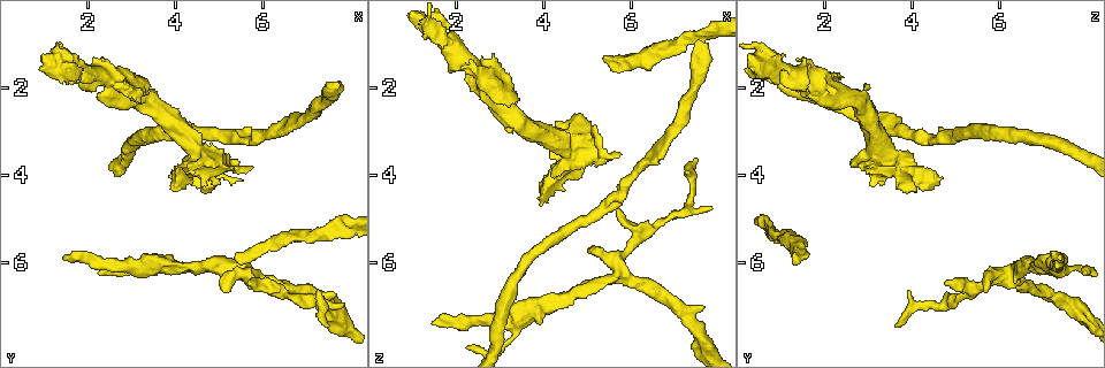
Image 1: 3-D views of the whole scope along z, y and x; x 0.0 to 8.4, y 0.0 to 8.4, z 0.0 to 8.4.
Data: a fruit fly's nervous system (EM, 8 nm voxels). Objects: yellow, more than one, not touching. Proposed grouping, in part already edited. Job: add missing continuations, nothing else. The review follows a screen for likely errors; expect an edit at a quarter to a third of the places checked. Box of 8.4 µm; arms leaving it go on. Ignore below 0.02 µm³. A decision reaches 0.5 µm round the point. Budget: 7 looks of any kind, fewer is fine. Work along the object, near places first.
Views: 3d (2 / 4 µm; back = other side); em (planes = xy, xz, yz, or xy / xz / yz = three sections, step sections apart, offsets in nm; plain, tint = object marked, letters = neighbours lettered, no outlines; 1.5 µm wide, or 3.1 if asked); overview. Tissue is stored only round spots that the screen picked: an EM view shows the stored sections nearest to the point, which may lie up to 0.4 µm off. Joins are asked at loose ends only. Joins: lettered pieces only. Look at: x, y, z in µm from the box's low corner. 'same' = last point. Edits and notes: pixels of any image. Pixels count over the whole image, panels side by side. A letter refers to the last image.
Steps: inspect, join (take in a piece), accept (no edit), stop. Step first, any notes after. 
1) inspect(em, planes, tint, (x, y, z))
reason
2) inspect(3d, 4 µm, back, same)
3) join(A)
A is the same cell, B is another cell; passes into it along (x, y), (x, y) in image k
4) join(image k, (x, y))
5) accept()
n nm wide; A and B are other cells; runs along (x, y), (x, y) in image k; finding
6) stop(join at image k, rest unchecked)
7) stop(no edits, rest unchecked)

inspect(em, planes, letters, (7.50, 1.90, 0.95))
branch stops here

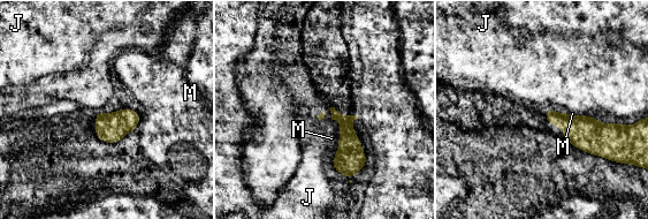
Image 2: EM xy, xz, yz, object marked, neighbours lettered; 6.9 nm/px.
accept()
J and M are other cells; border along (335, 119), (340, 130), (332, 163) in image 2; no lettered piece goes on from it

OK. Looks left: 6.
inspect(em, xz, step 8, letters, (5.40, 5.75, 1.40))
free end

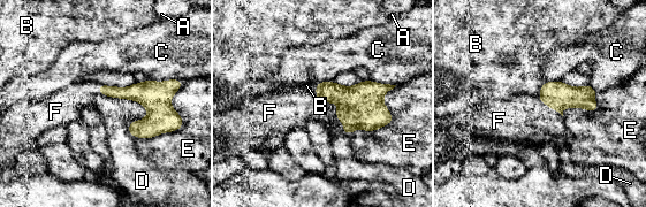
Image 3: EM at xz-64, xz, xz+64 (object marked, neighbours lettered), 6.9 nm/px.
inspect(em, yz, step 4, letters, same)
cut it another way

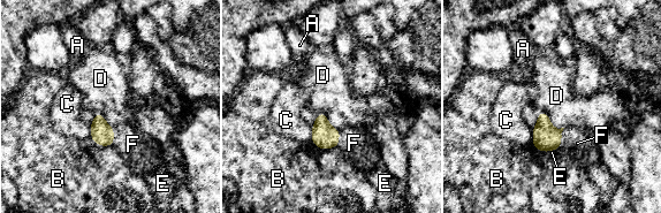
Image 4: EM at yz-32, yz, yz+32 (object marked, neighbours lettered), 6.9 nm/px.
join(image 4, (354, 143))
D touches over 220 nm; F is the same cell, A, B, C, D and E are other cells; it goes on there

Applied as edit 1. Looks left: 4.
inspect(overview)
redraw

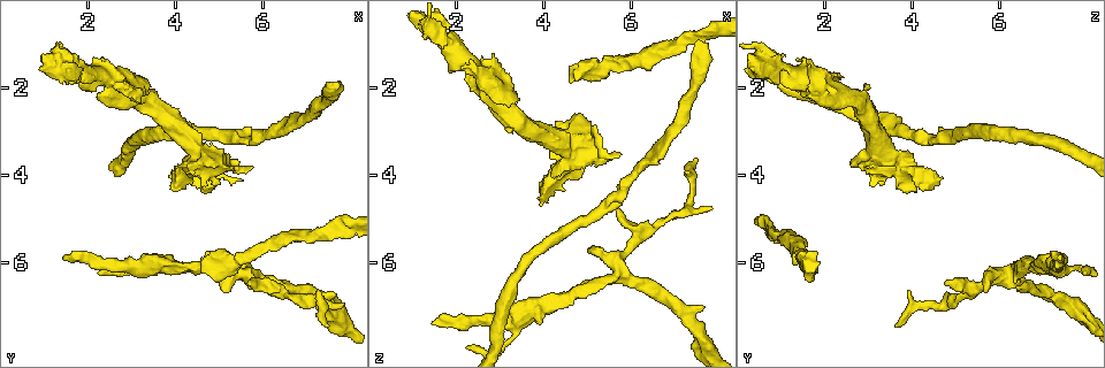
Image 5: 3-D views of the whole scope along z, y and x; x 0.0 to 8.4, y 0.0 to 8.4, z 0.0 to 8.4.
inspect(3d, 4 µm, (1.45, 5.85, 7.35))
branch stops here

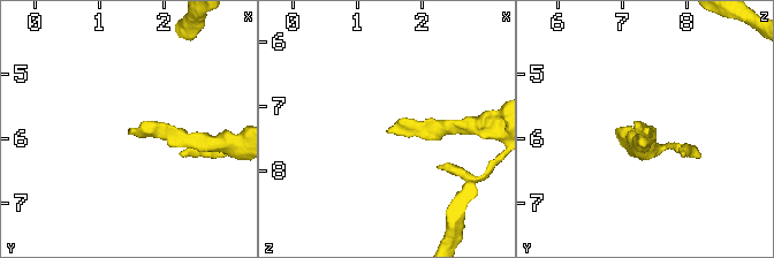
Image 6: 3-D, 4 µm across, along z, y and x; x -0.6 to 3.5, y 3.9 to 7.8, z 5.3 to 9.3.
inspect(em, planes, letters, (1.45, 5.85, 7.40))
shape alone is not enough

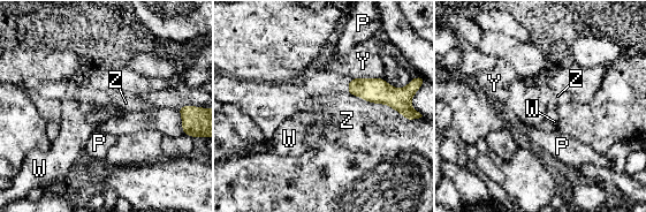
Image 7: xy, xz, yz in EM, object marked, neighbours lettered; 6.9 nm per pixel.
accept()
P, W, Y and Z are other cells; border along (347, 91), (396, 111) in image 7; none of them fits

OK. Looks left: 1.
stop(join at image 4, rest unchecked)

